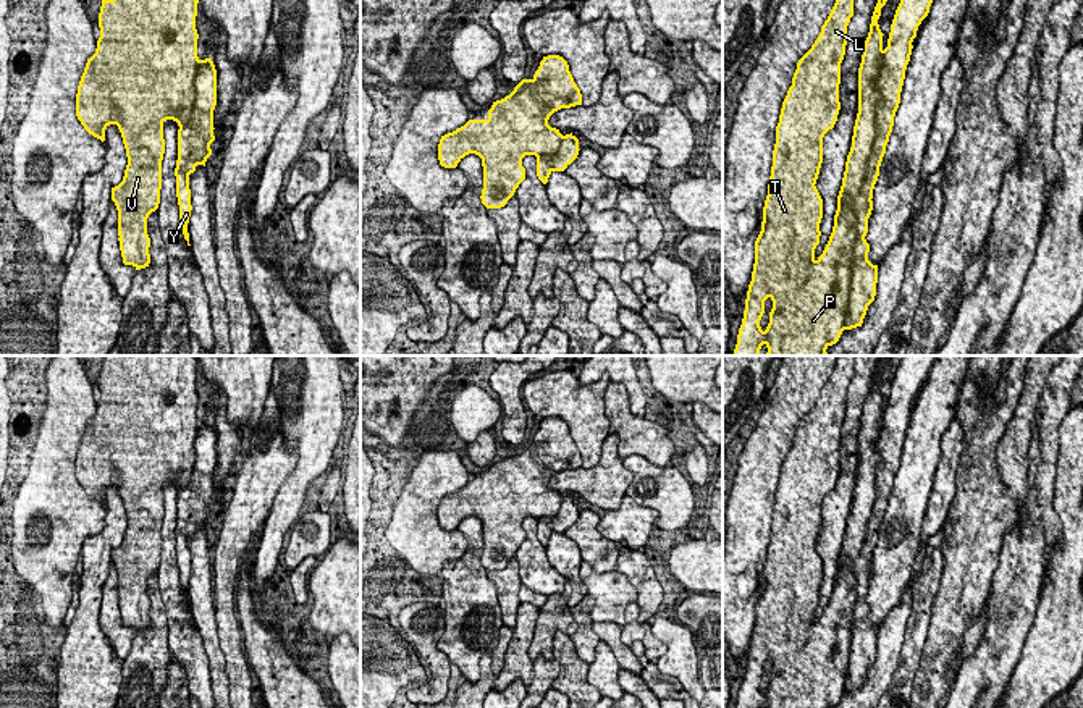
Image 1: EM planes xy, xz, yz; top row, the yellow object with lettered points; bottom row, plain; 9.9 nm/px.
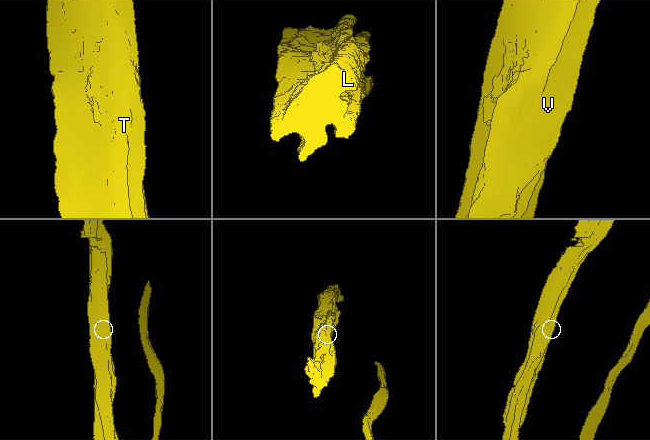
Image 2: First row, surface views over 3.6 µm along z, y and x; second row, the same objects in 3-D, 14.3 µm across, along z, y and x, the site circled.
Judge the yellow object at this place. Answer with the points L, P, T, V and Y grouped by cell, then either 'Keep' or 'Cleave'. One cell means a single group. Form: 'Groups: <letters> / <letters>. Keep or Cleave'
Groups: L P T V / Y. Cleave

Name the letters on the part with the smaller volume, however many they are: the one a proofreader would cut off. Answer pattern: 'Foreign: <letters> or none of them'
Foreign: Y

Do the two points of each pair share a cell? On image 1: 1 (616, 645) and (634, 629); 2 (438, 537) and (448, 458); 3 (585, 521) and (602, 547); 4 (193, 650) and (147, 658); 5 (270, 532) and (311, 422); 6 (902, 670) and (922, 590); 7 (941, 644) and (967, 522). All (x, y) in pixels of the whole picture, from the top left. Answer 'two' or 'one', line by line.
1: two
2: one
3: one
4: two
5: one
6: one
7: one

